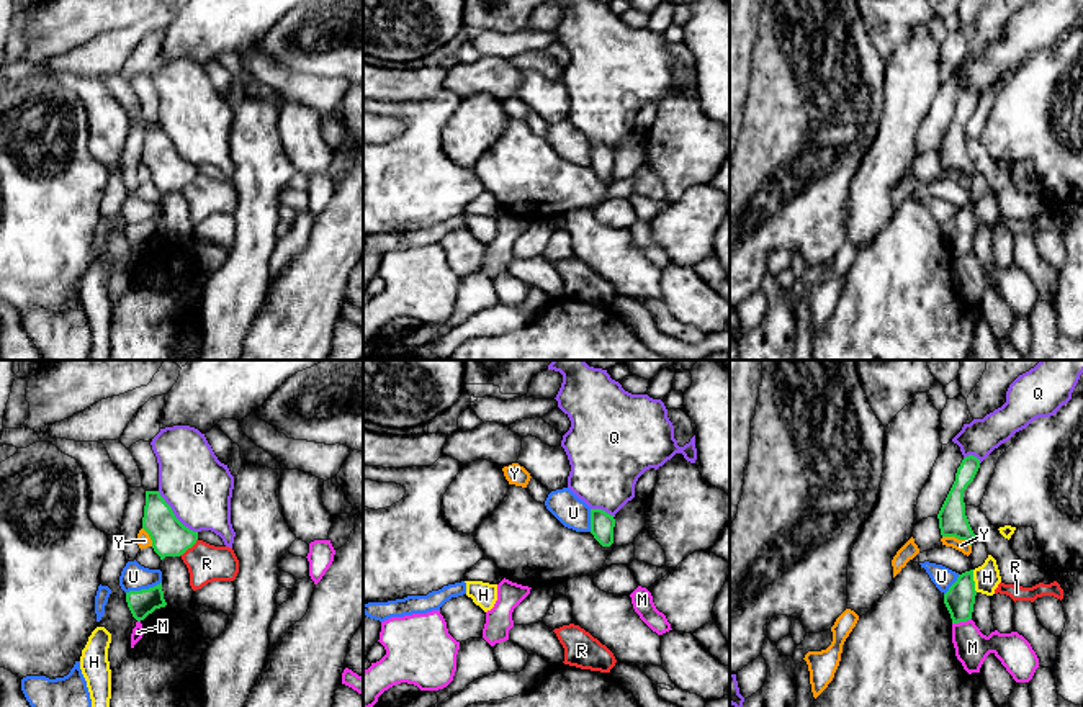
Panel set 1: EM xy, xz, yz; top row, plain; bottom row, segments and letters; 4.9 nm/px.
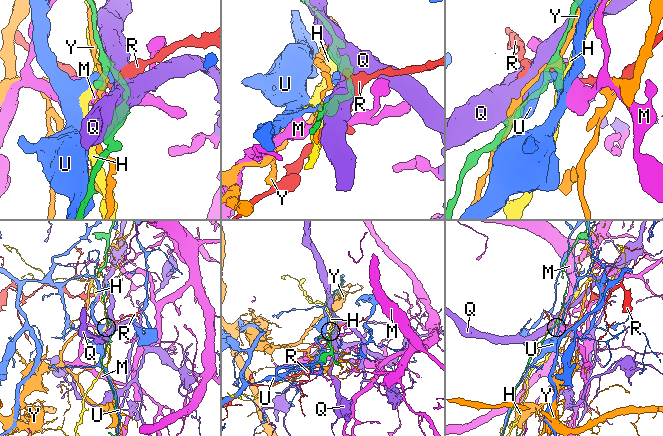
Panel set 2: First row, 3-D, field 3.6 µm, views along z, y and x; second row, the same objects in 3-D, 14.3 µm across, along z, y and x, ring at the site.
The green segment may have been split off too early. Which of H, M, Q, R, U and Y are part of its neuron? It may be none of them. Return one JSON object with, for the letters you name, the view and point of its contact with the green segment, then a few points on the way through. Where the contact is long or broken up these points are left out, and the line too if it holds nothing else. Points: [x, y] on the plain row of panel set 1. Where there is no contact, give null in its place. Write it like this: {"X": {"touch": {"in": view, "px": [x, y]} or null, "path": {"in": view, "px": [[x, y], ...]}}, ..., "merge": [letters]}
{"merge": []}

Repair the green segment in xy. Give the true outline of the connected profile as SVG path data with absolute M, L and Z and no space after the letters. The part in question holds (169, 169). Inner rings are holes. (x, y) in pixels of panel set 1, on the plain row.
M146 124L142 162L152 173L154 185L165 190L180 190L198 173L198 165L185 160L159 124Z

